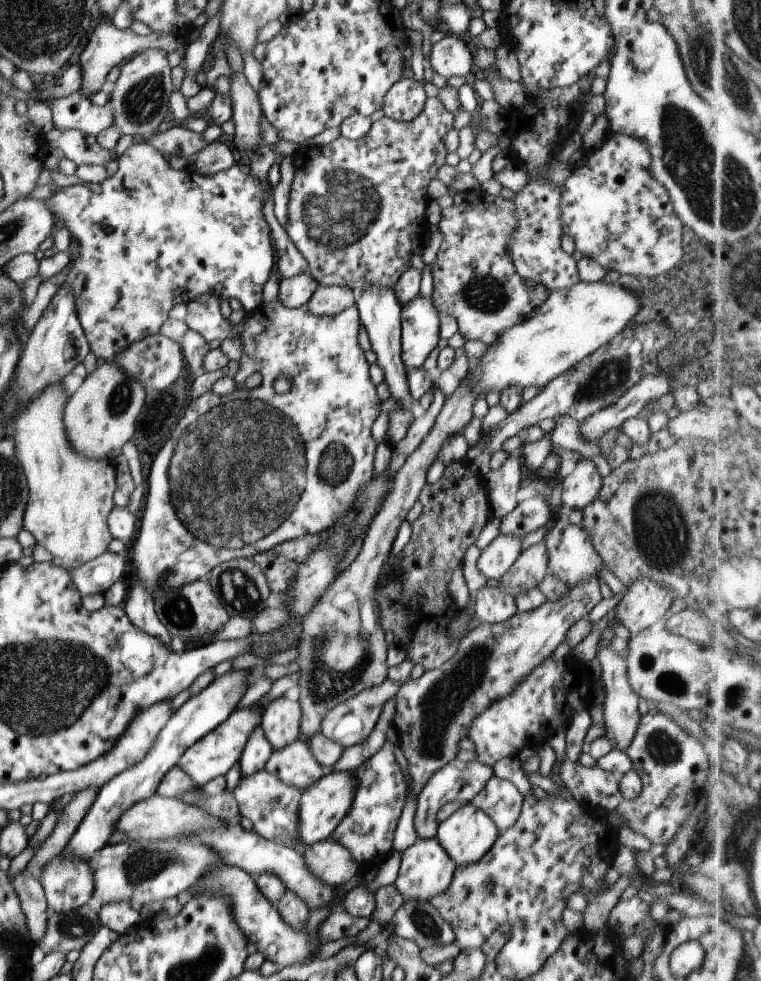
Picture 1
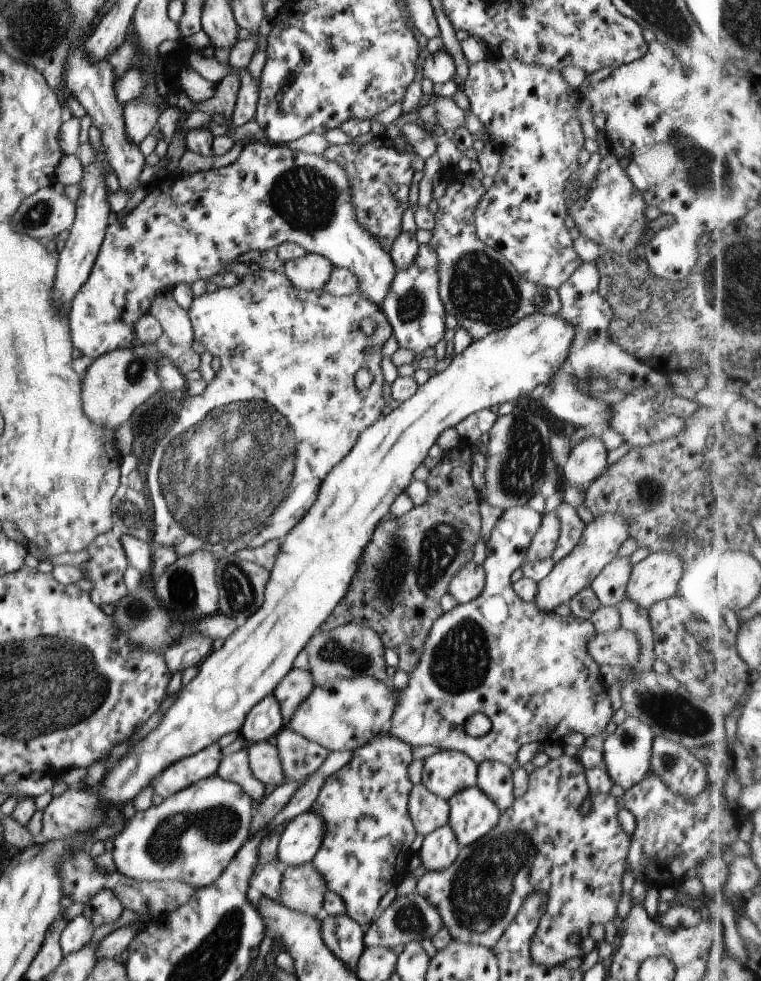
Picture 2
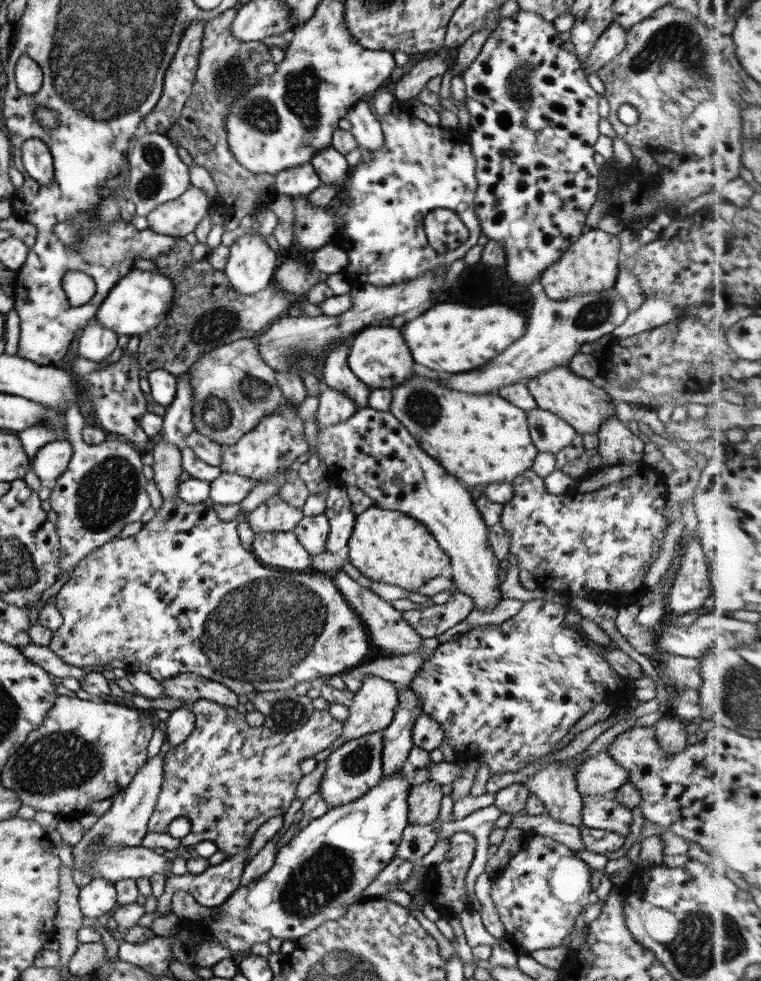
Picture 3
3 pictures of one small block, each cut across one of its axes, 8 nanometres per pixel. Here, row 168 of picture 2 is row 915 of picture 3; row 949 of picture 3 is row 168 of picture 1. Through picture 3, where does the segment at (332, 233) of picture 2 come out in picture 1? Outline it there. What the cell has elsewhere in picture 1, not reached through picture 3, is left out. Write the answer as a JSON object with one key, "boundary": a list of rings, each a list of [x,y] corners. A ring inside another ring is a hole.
{"boundary":[[[147,142],[134,143],[133,146],[130,146],[118,158],[118,169],[114,176],[104,180],[101,184],[83,182],[76,186],[59,188],[51,183],[50,187],[54,189],[54,195],[49,200],[45,200],[47,208],[53,213],[55,222],[60,219],[63,220],[64,226],[70,231],[70,235],[77,238],[80,245],[80,255],[72,262],[72,267],[63,285],[71,287],[75,293],[77,316],[88,340],[89,350],[96,355],[98,362],[107,361],[110,363],[117,354],[127,350],[133,343],[160,333],[162,324],[168,319],[168,312],[176,304],[188,304],[195,299],[204,299],[209,298],[210,295],[215,295],[220,299],[237,298],[242,303],[246,314],[250,314],[264,302],[263,291],[275,267],[272,249],[273,238],[264,216],[264,202],[266,202],[268,194],[273,193],[274,189],[269,182],[262,184],[254,176],[251,168],[236,163],[230,169],[218,172],[213,176],[200,175],[194,168],[187,169],[185,172],[176,171],[164,160],[163,155]]]}

